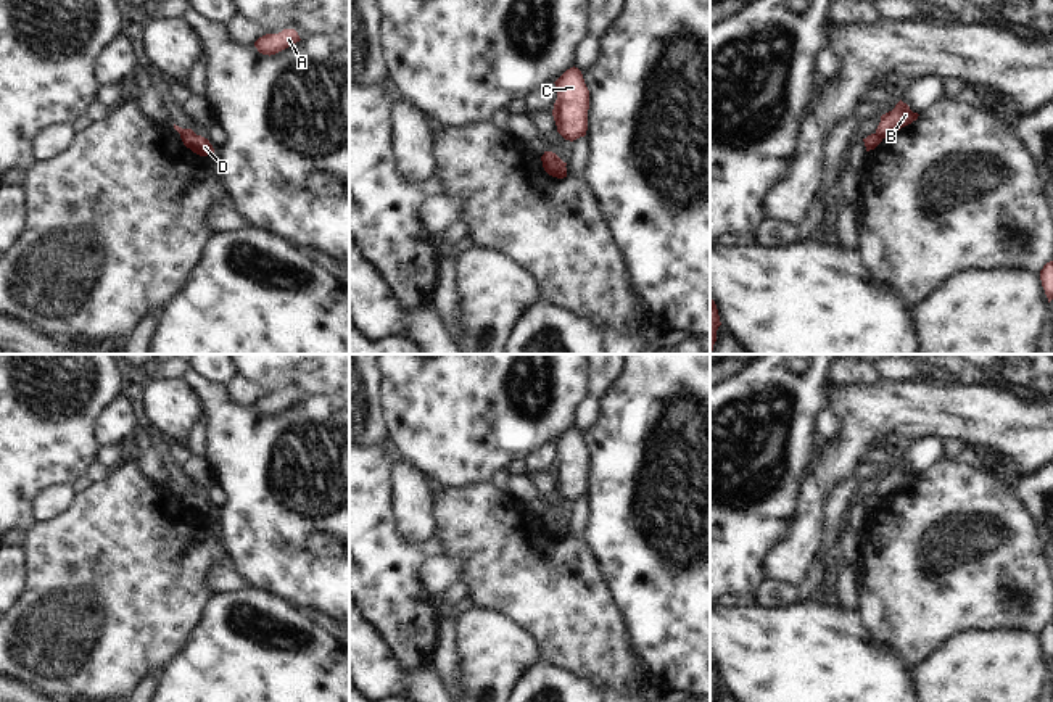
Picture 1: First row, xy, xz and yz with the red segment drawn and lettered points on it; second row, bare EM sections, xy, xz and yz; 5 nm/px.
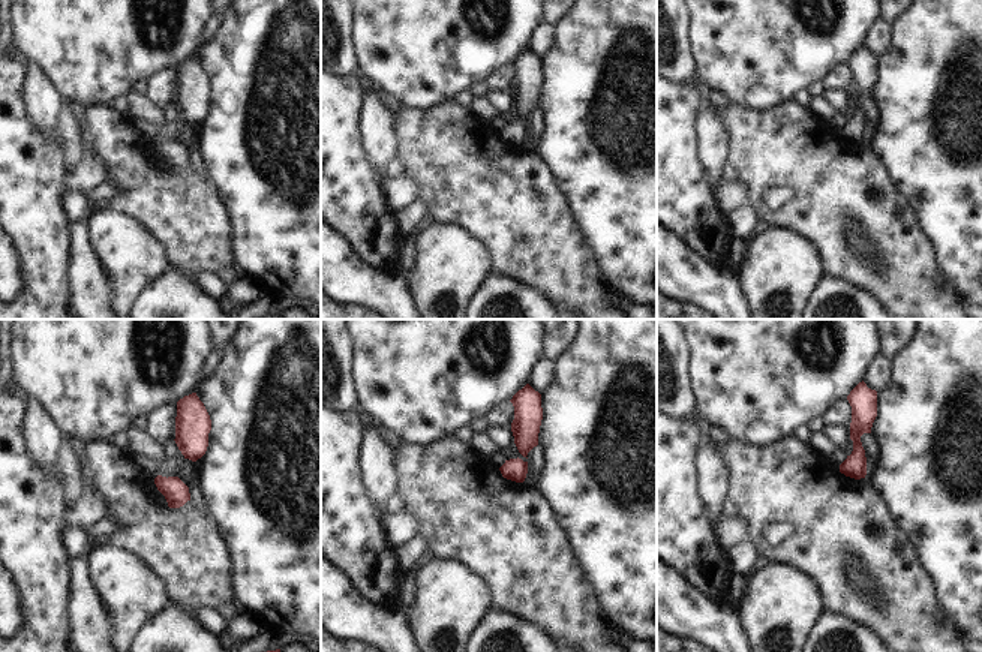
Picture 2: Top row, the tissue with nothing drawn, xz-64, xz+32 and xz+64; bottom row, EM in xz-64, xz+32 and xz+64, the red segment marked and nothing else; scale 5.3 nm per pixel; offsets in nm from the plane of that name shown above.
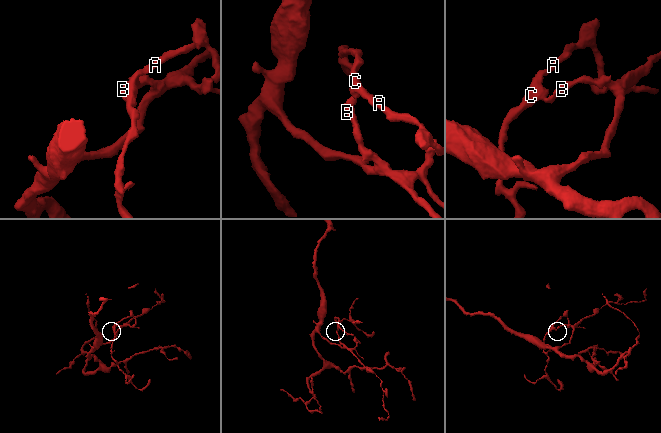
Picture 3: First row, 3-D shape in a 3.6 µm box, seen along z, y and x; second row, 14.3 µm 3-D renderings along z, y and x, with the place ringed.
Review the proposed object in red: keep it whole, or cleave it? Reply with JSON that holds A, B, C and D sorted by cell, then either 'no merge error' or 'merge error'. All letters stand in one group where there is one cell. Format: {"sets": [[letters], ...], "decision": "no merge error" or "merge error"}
{"sets": [["A", "C", "D"], ["B"]], "decision": "merge error"}

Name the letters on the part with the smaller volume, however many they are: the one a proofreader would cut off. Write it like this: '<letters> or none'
A, C, D.

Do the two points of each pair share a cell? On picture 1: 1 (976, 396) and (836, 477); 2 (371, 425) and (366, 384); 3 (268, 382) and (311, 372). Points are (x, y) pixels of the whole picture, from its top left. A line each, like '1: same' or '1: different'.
1: same
2: same
3: same

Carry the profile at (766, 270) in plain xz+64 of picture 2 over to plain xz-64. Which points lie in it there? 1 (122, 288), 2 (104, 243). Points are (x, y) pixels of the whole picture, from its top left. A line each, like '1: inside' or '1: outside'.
1: inside
2: inside

